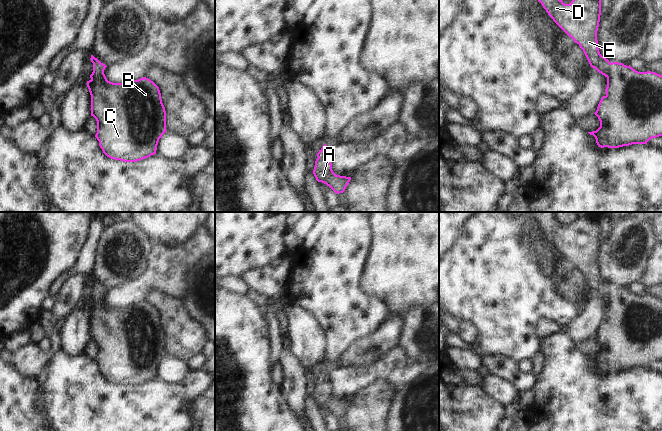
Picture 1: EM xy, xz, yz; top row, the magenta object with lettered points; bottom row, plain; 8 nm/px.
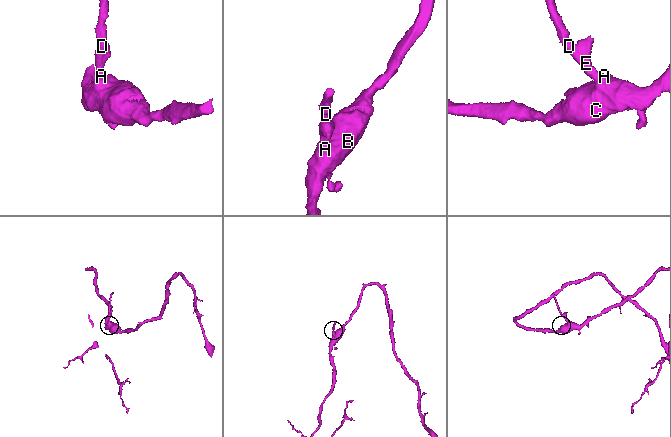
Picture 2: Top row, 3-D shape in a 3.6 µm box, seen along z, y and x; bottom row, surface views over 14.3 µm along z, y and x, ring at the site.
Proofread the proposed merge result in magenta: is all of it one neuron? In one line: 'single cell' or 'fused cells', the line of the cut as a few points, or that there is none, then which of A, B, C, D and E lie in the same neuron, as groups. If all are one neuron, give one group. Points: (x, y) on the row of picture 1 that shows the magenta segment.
single cell | no cut | A B C D E

